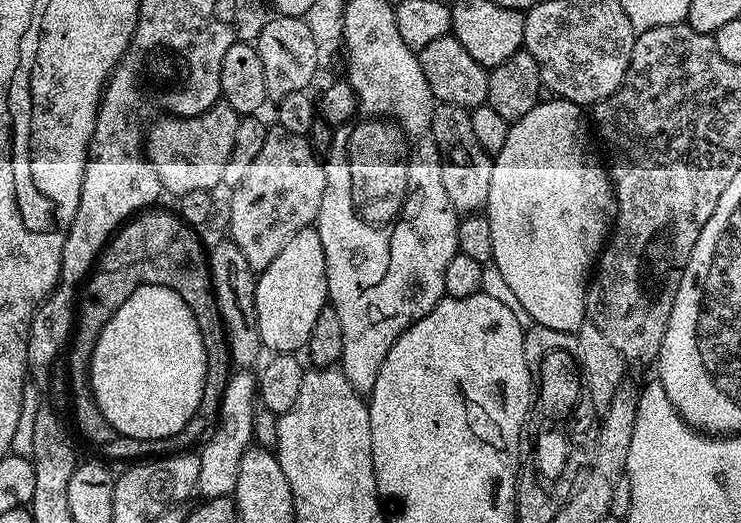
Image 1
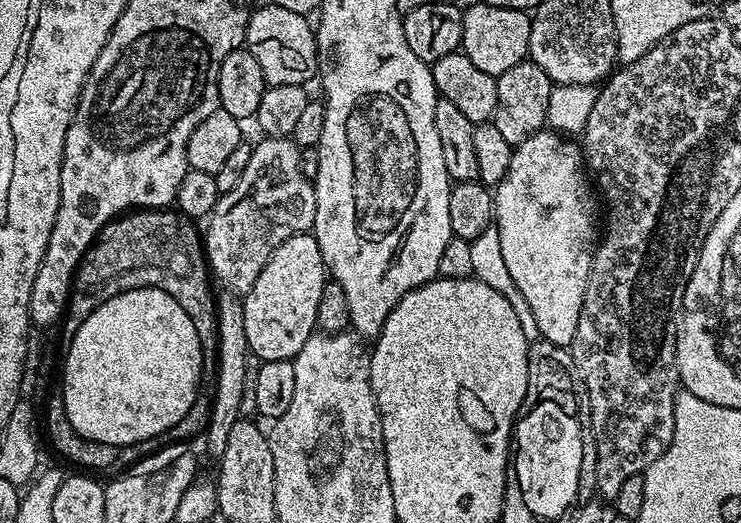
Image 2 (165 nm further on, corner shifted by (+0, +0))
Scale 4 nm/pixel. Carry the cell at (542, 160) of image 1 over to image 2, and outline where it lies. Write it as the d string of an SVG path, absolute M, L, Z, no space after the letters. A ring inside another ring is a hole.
M555 130L533 132L530 138L513 147L510 166L502 182L494 188L494 227L510 277L522 292L522 298L526 298L541 337L565 346L571 345L574 330L578 330L578 314L582 310L582 298L592 269L592 254L598 243L594 184L581 145L572 140L575 139Z

